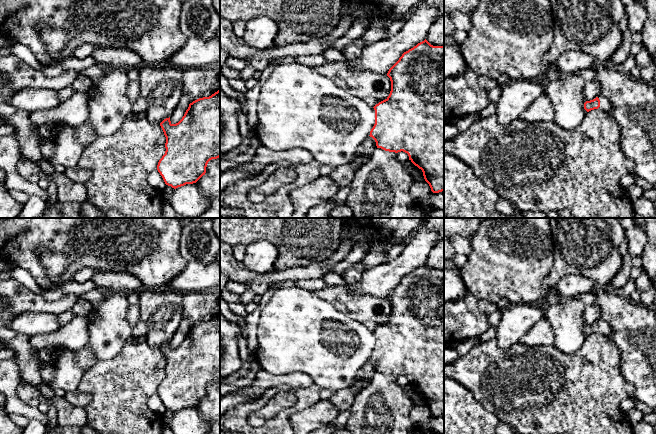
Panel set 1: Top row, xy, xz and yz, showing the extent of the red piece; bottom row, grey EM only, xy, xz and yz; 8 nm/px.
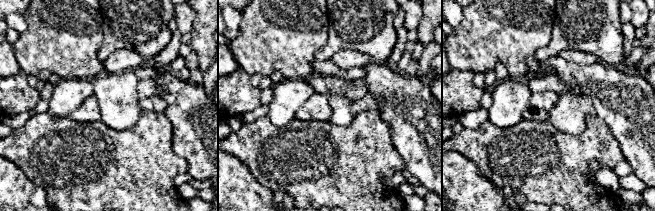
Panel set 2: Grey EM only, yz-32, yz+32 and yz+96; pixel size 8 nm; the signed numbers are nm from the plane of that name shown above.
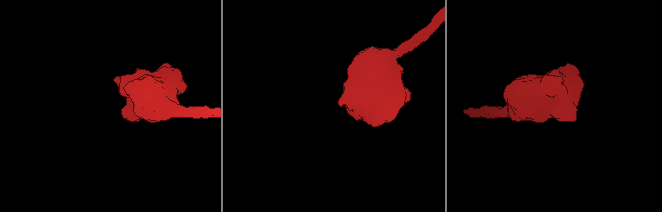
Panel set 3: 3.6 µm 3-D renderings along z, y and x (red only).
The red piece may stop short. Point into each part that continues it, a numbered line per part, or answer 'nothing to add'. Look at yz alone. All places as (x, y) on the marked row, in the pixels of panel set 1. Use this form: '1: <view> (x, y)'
1: yz (605, 105)

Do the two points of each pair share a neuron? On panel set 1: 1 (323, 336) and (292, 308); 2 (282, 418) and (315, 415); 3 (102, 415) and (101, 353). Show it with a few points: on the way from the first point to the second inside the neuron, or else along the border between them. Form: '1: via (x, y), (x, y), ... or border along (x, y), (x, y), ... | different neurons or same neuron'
1: via (315, 331), (300, 316) | same neuron
2: border along (310, 406), (294, 412), (289, 417), (288, 422) | different neurons
3: border along (121, 347), (112, 358), (97, 361) | different neurons

